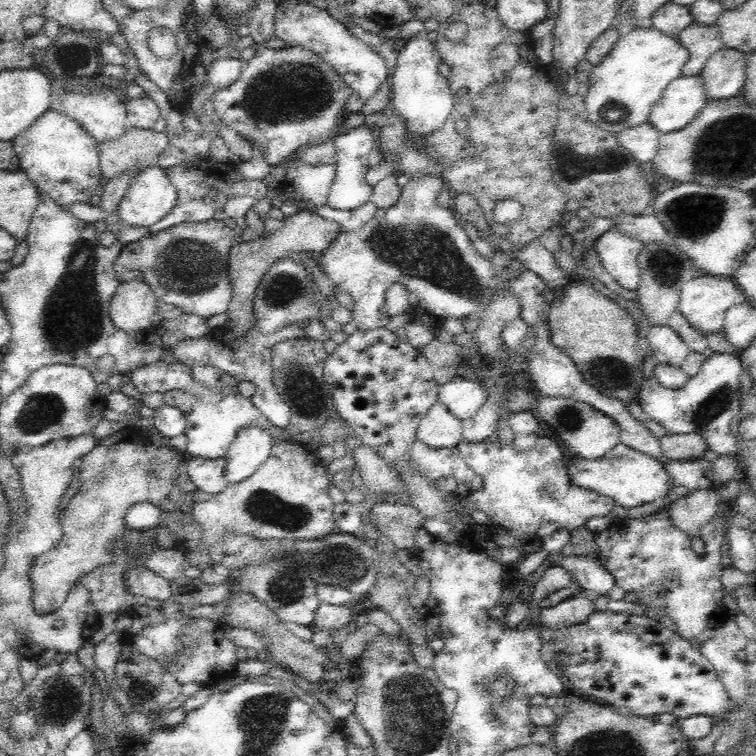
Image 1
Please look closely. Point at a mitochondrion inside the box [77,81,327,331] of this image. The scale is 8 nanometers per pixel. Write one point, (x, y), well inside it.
(187, 268)

